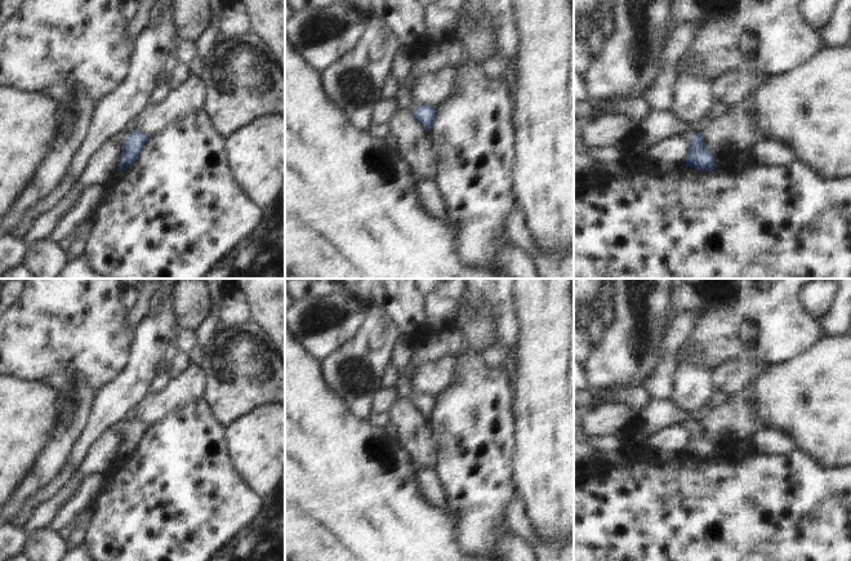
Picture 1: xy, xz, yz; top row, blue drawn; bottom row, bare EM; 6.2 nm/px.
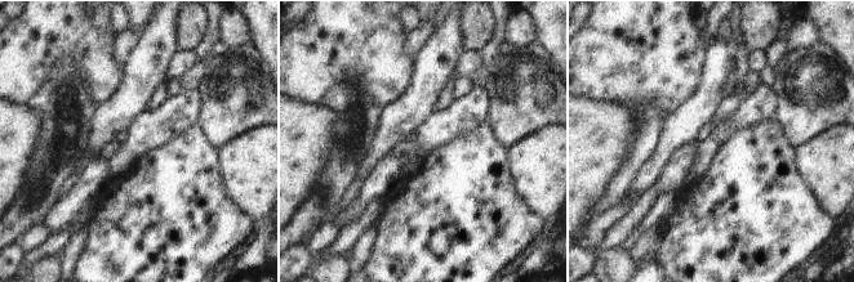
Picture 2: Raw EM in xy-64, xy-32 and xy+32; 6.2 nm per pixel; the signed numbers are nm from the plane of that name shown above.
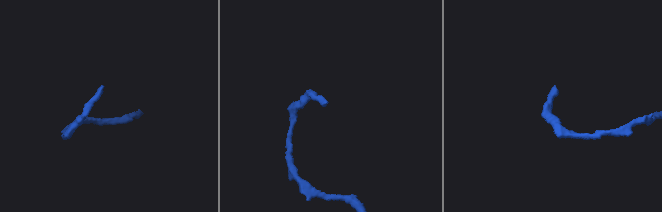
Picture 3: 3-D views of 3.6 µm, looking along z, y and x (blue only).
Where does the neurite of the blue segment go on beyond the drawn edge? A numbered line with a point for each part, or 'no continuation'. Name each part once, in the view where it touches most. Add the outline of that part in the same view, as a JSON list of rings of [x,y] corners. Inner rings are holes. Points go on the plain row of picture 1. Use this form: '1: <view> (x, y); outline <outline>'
1: xy (121, 427); outline [[[122,419],[122,420],[119,422],[113,428],[115,428],[116,431],[119,431],[120,433],[124,433],[124,432],[128,429],[128,427],[130,426],[130,423],[132,423],[132,420],[129,420],[129,419]]]

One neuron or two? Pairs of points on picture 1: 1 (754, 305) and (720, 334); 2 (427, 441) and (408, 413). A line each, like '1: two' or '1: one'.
1: one
2: one

